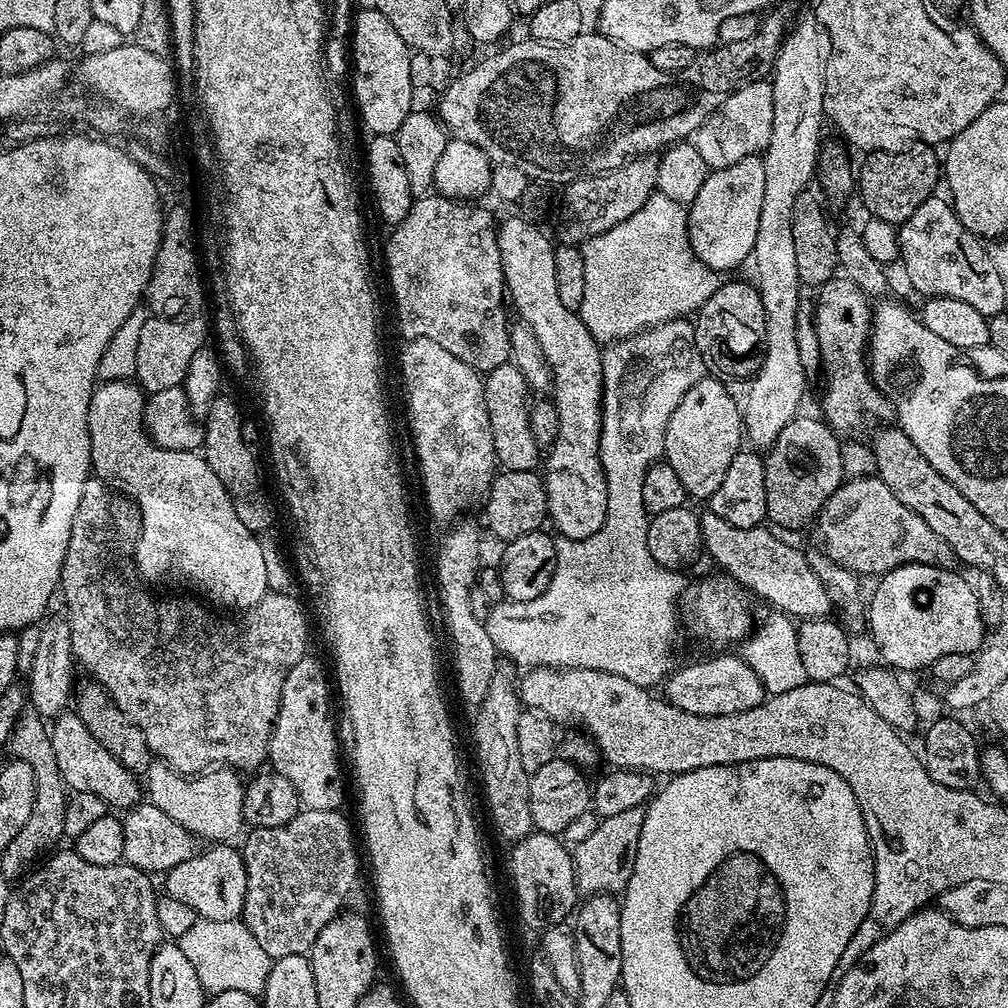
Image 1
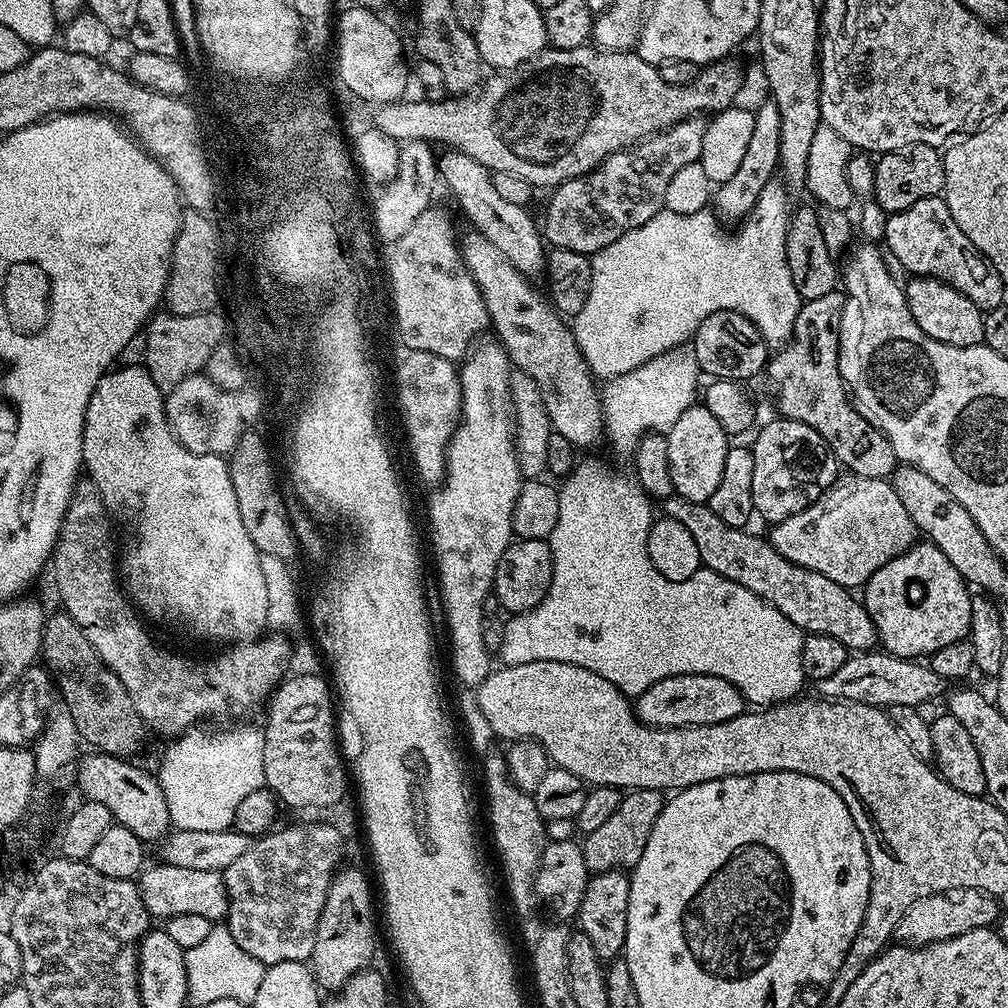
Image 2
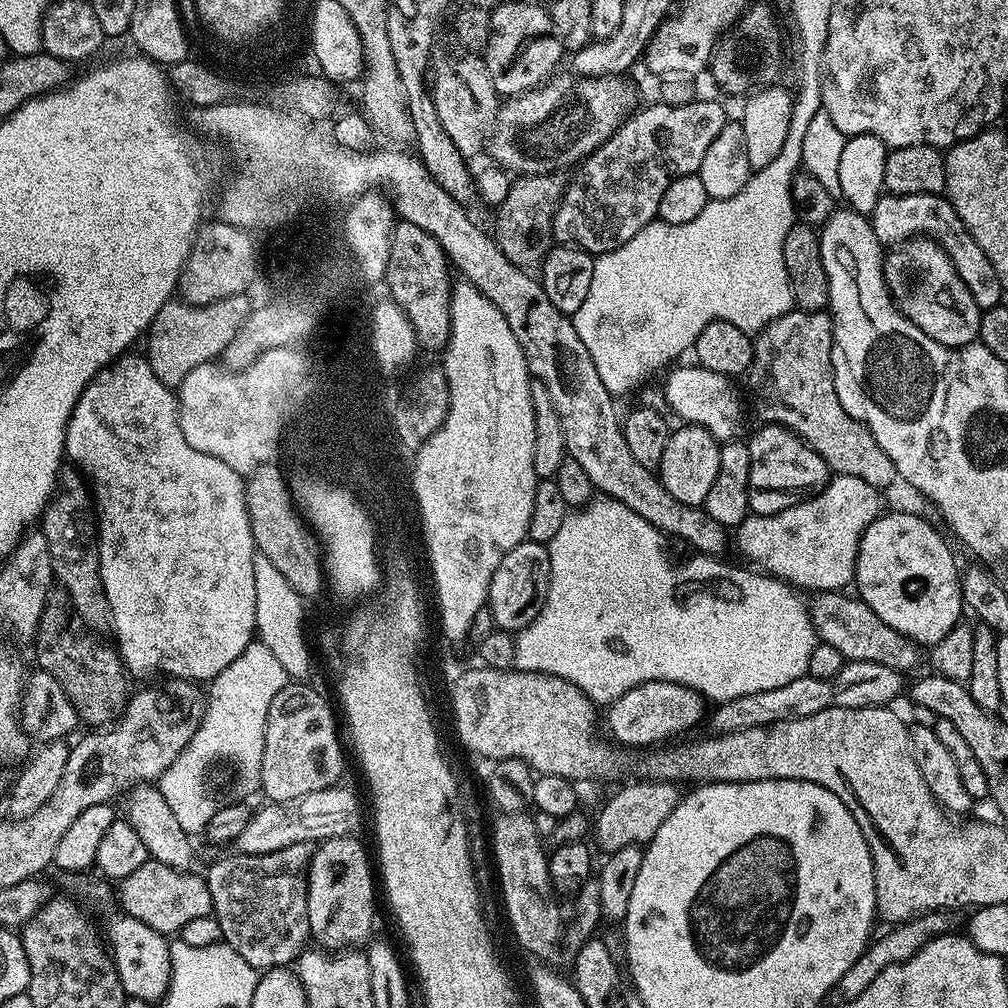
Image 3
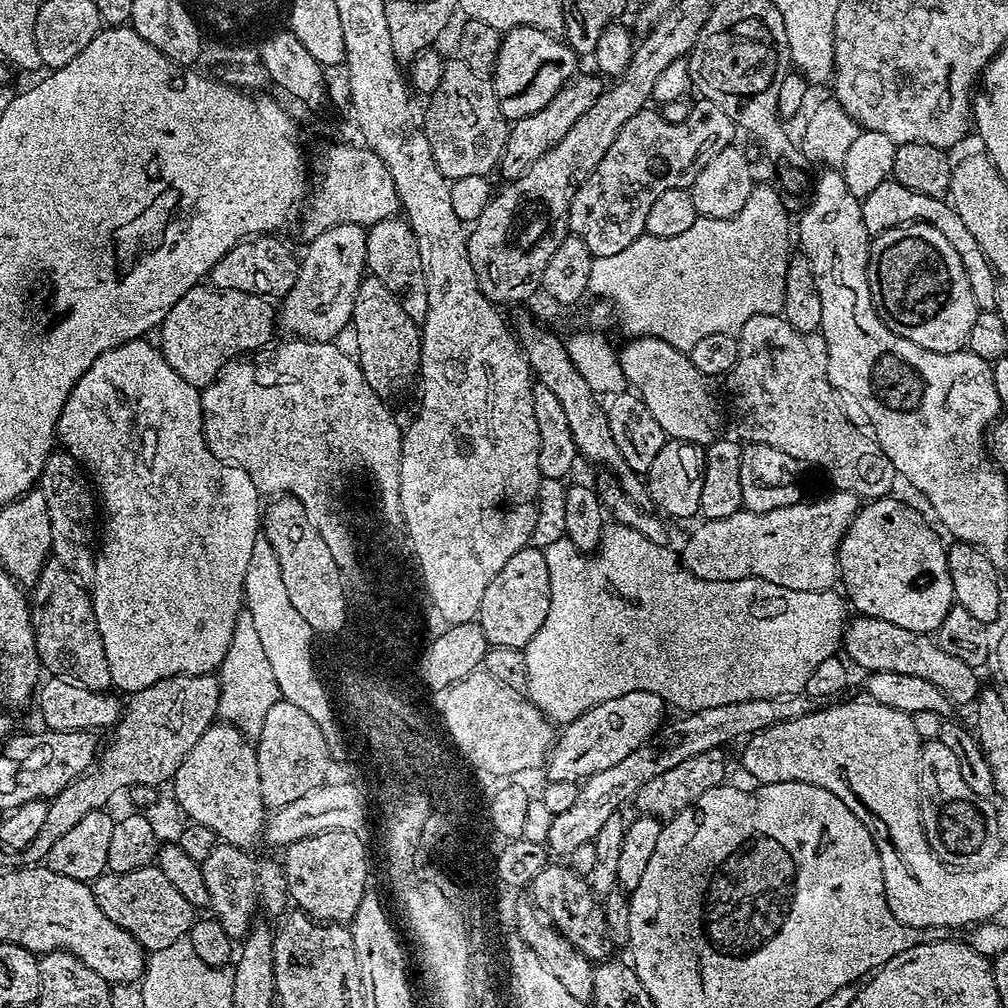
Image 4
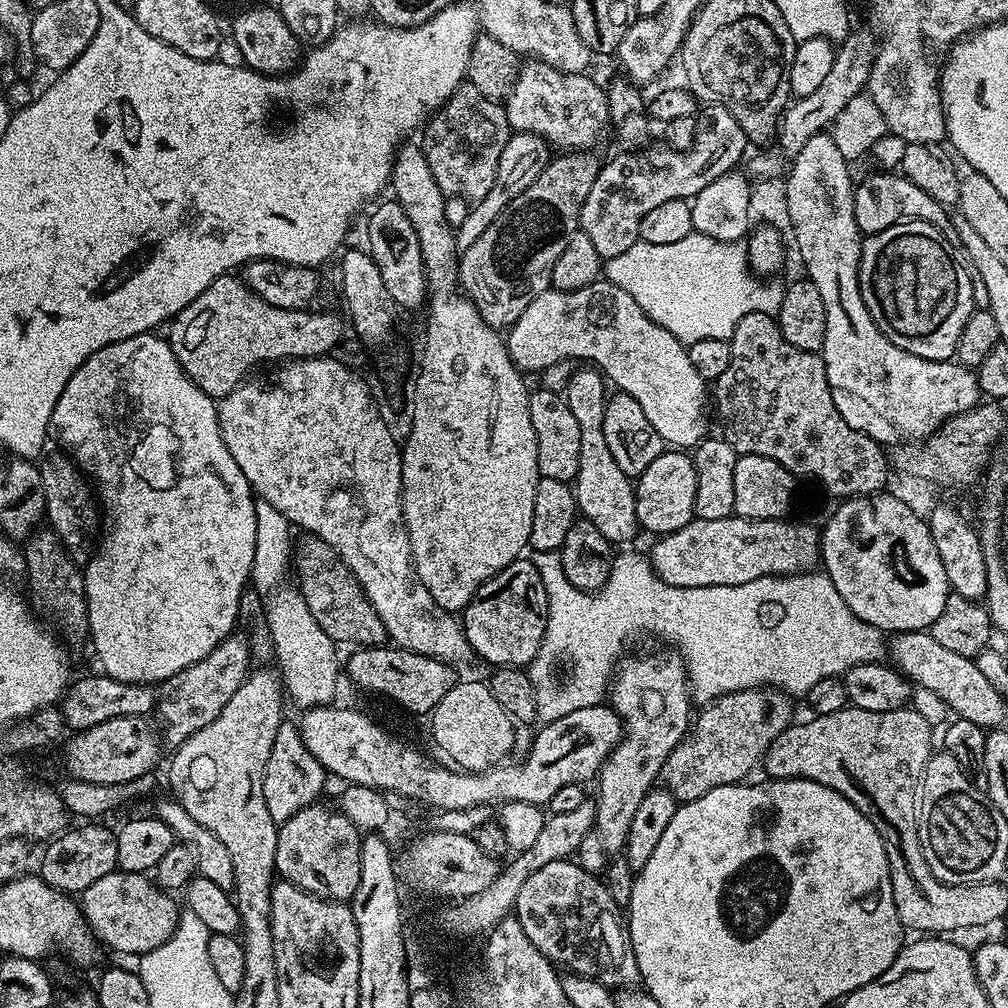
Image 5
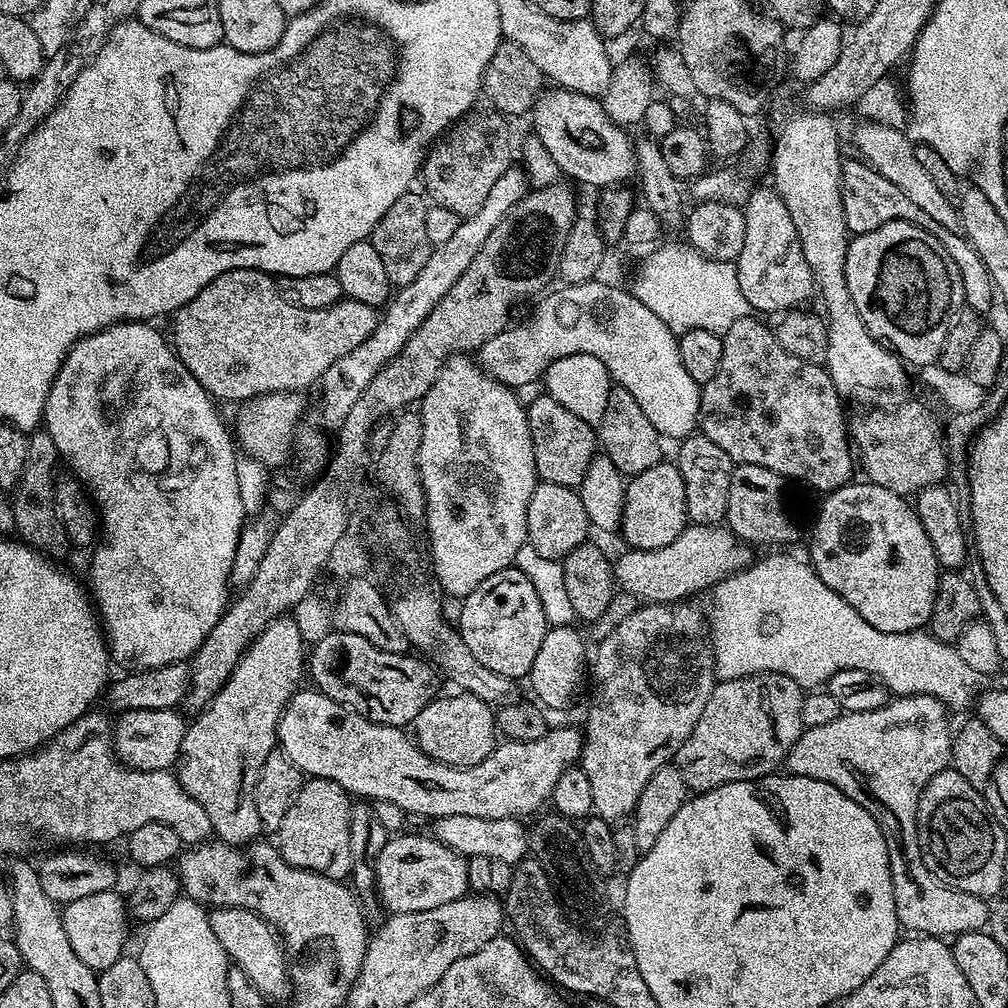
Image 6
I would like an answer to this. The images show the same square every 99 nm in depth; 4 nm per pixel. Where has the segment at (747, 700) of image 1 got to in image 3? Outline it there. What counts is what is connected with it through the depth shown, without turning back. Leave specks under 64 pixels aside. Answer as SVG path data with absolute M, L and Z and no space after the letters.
M651 680L626 690L622 698L607 705L609 732L607 735L615 743L629 750L644 750L649 746L660 746L671 741L668 740L671 736L678 736L694 727L700 719L701 723L706 716L704 707L706 707L704 697L694 689L665 680Z

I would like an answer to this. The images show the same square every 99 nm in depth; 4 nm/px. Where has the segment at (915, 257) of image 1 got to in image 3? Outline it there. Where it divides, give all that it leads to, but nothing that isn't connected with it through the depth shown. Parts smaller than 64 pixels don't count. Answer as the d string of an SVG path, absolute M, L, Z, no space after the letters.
M884 194L880 197L870 219L874 234L878 234L878 242L885 246L903 244L904 241L913 238L927 238L934 241L950 258L954 270L958 270L958 278L966 282L966 290L974 298L974 302L982 310L993 308L1001 303L1006 289L998 282L998 274L994 274L994 266L990 266L990 258L982 254L982 246L974 242L970 230L958 218L954 206L940 194L906 194L905 196L893 196Z

